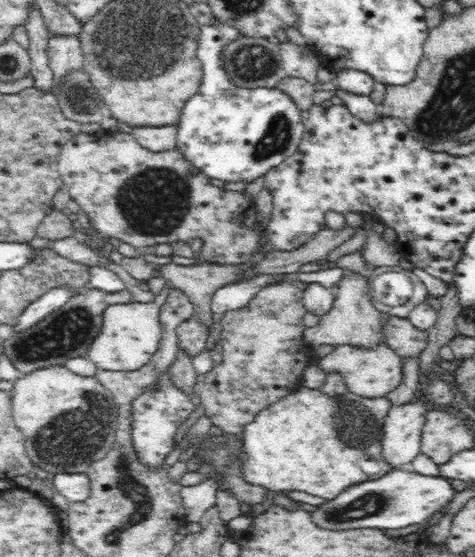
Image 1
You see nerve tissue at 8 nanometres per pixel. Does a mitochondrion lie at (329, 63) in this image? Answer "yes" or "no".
no

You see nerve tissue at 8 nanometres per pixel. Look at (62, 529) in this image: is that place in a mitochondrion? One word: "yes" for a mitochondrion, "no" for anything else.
no

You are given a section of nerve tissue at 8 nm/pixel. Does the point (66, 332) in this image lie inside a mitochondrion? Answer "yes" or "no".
yes

